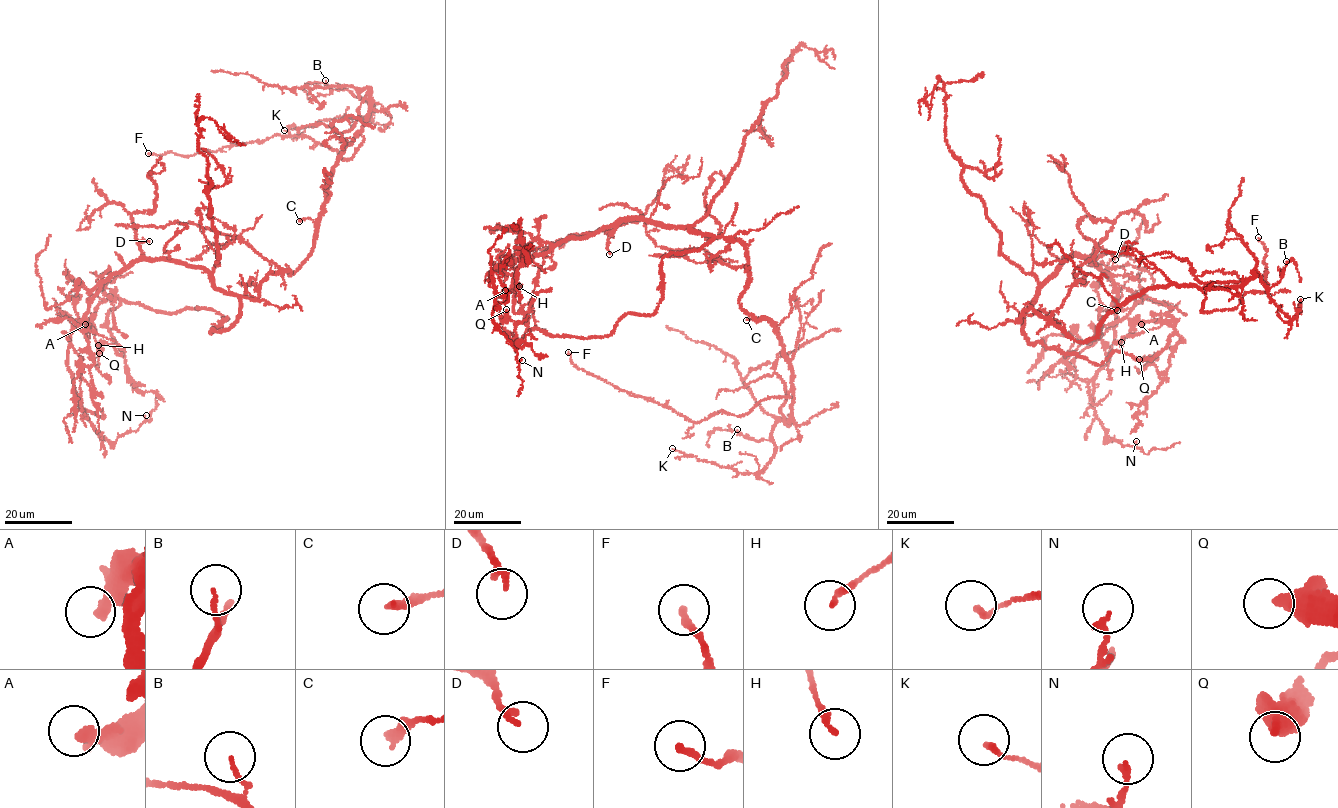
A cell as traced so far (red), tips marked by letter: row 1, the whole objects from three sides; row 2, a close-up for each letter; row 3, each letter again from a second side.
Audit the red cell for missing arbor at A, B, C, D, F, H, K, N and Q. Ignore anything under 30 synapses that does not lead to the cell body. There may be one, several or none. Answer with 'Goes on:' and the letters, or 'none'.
Goes on: none

